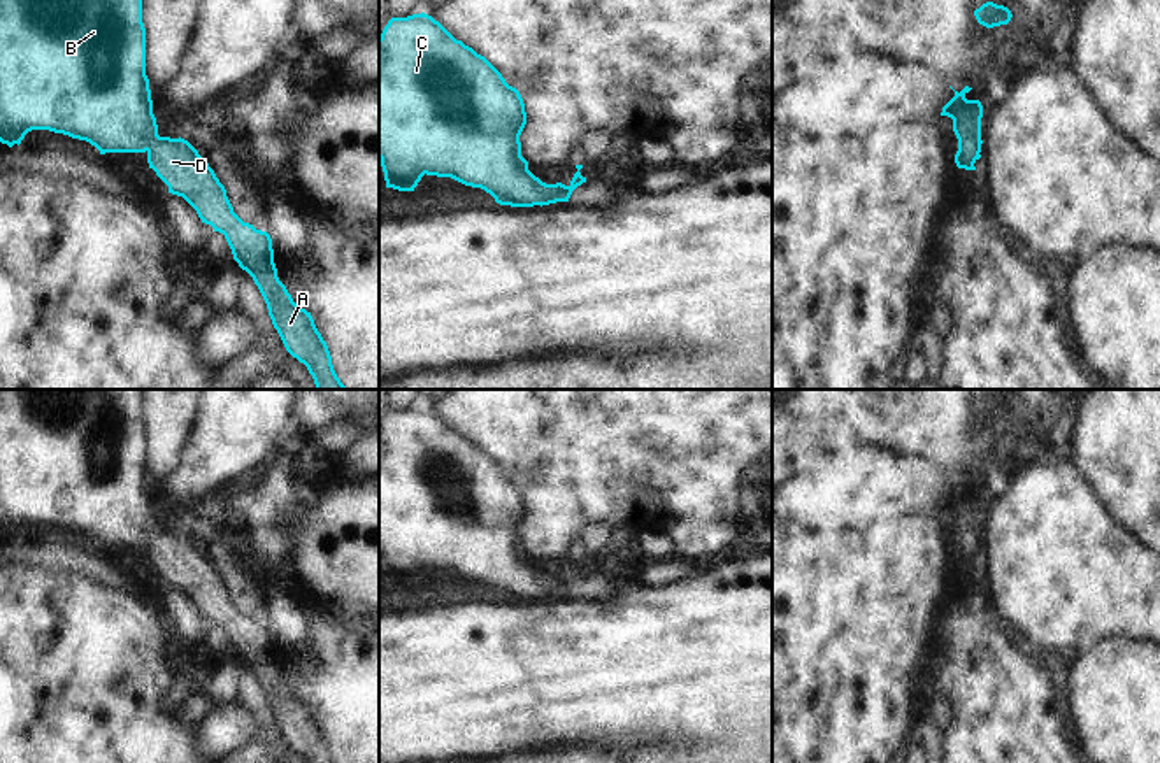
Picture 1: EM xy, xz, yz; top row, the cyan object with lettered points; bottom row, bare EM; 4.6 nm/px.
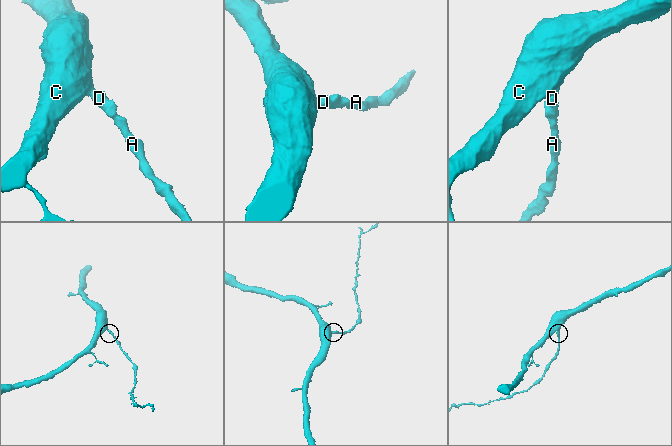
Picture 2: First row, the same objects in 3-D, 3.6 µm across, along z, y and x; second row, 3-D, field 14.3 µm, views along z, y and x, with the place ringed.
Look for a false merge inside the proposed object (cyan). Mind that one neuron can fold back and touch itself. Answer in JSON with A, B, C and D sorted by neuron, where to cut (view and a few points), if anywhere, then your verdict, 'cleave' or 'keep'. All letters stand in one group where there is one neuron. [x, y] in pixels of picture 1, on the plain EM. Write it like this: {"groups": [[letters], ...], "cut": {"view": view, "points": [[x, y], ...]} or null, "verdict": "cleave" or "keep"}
{"groups": [["A", "B", "C", "D"]], "cut": null, "verdict": "keep"}

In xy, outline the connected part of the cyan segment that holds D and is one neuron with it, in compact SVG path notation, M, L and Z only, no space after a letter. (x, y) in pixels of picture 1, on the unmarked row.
M0 389L0 535L9 540L19 538L32 523L49 523L86 533L100 547L146 546L149 561L168 579L168 586L183 589L197 603L202 616L225 628L233 652L258 679L286 744L304 756L307 763L333 763L328 738L318 724L311 705L293 695L277 670L270 628L244 616L233 605L225 579L188 533L158 528L146 468L142 389Z

